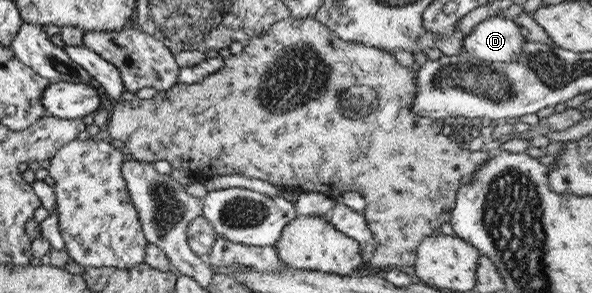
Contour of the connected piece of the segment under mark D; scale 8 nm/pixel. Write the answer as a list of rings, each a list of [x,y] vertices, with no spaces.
[[[492,16],[476,24],[470,33],[462,39],[462,52],[469,54],[473,61],[480,60],[488,62],[500,62],[504,67],[512,62],[515,63],[521,51],[521,44],[524,39],[520,33],[518,23],[512,19],[506,19],[502,16]]]

